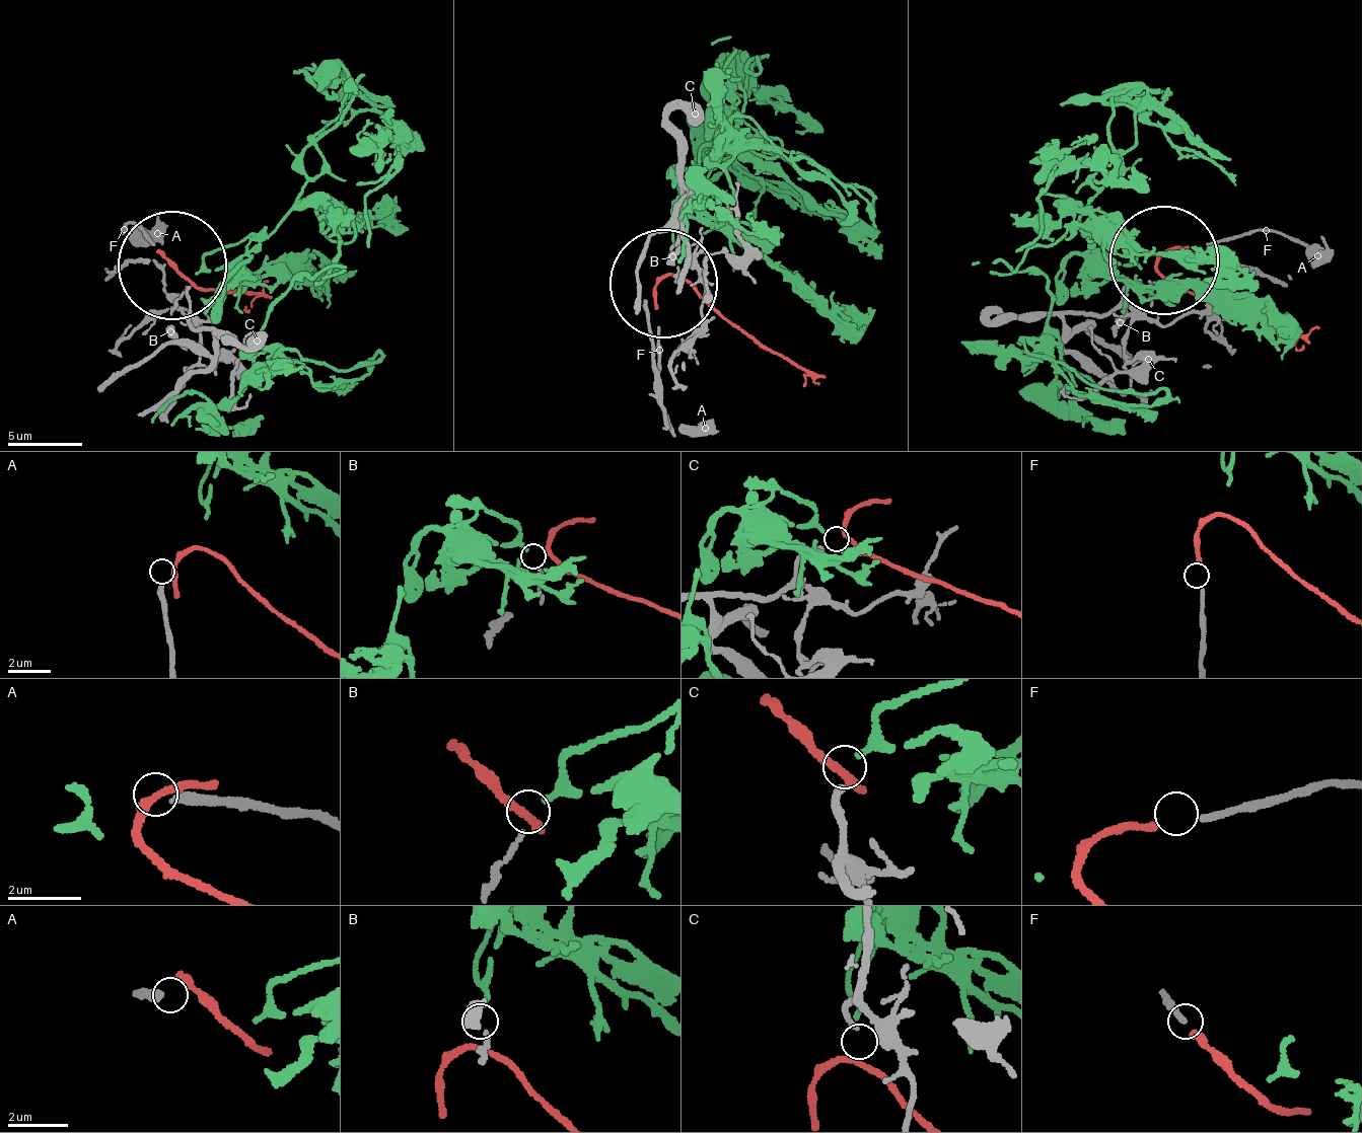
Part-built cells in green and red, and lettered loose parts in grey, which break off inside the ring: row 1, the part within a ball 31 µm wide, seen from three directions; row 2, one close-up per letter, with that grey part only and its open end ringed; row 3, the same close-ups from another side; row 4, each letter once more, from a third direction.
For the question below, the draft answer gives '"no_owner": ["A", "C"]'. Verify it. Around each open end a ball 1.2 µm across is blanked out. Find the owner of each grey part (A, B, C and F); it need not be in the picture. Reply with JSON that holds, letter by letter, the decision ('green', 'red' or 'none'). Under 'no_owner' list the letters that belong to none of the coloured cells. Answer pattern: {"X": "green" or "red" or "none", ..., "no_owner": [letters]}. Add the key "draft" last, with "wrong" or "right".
{"A": "none", "B": "green", "C": "none", "F": "red", "no_owner": ["A", "C"], "draft": "right"}

